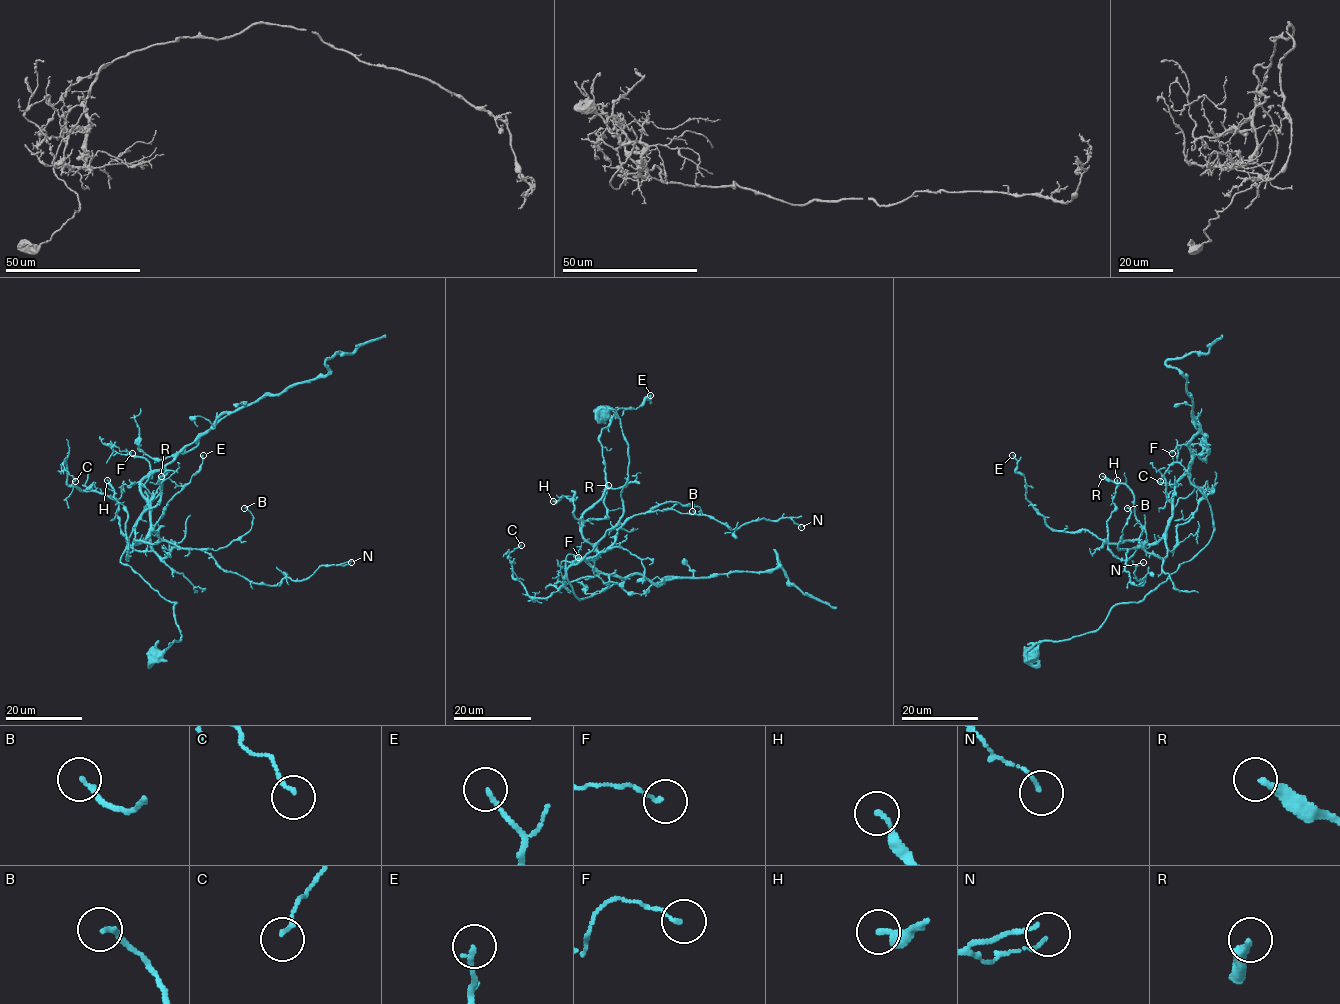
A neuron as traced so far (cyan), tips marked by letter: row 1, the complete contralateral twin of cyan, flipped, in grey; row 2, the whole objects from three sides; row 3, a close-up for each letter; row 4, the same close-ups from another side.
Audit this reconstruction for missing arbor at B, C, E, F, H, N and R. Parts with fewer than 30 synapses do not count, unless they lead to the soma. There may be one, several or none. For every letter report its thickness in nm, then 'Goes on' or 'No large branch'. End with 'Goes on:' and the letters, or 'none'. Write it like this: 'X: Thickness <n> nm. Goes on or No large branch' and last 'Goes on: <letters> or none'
B: Thickness 180 nm. No large branch
C: Thickness 140 nm. No large branch
E: Thickness 140 nm. No large branch
F: Thickness 120 nm. No large branch
H: Thickness 160 nm. No large branch
N: Thickness 100 nm. No large branch
R: Thickness 240 nm. No large branch
Goes on: none

